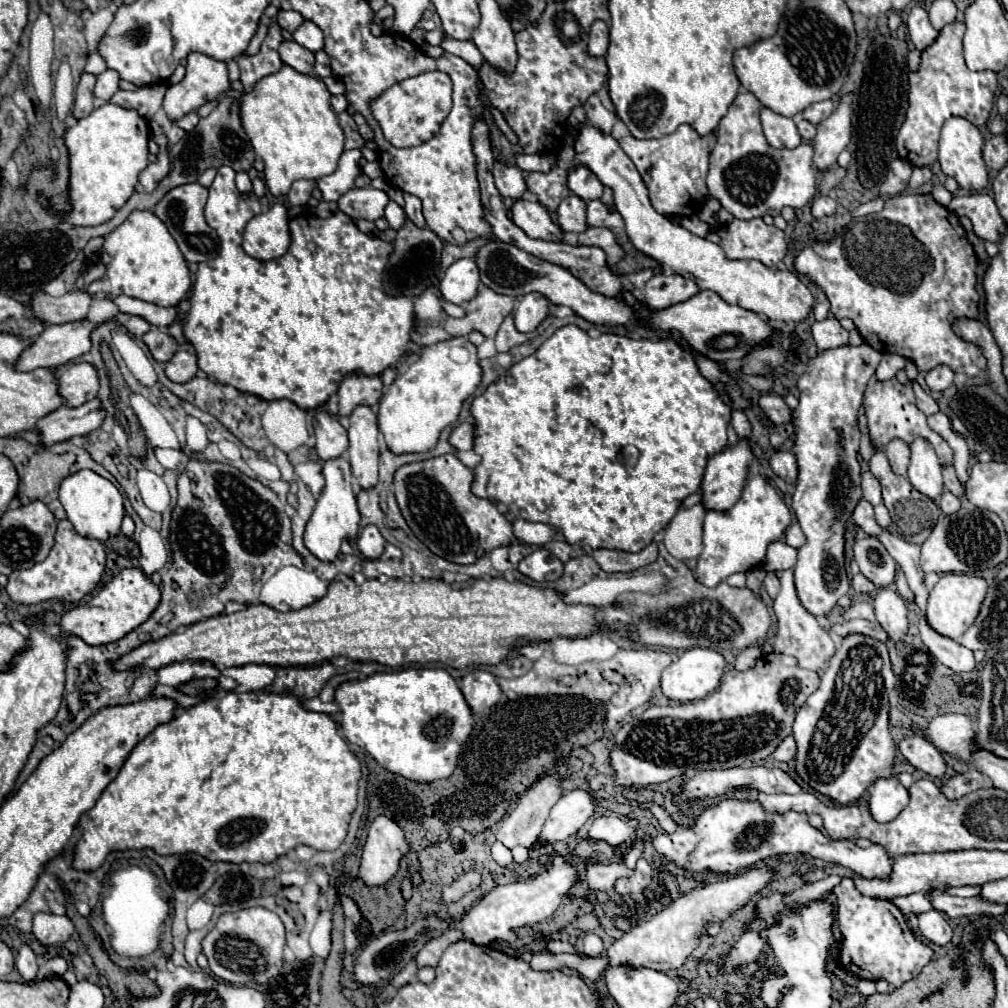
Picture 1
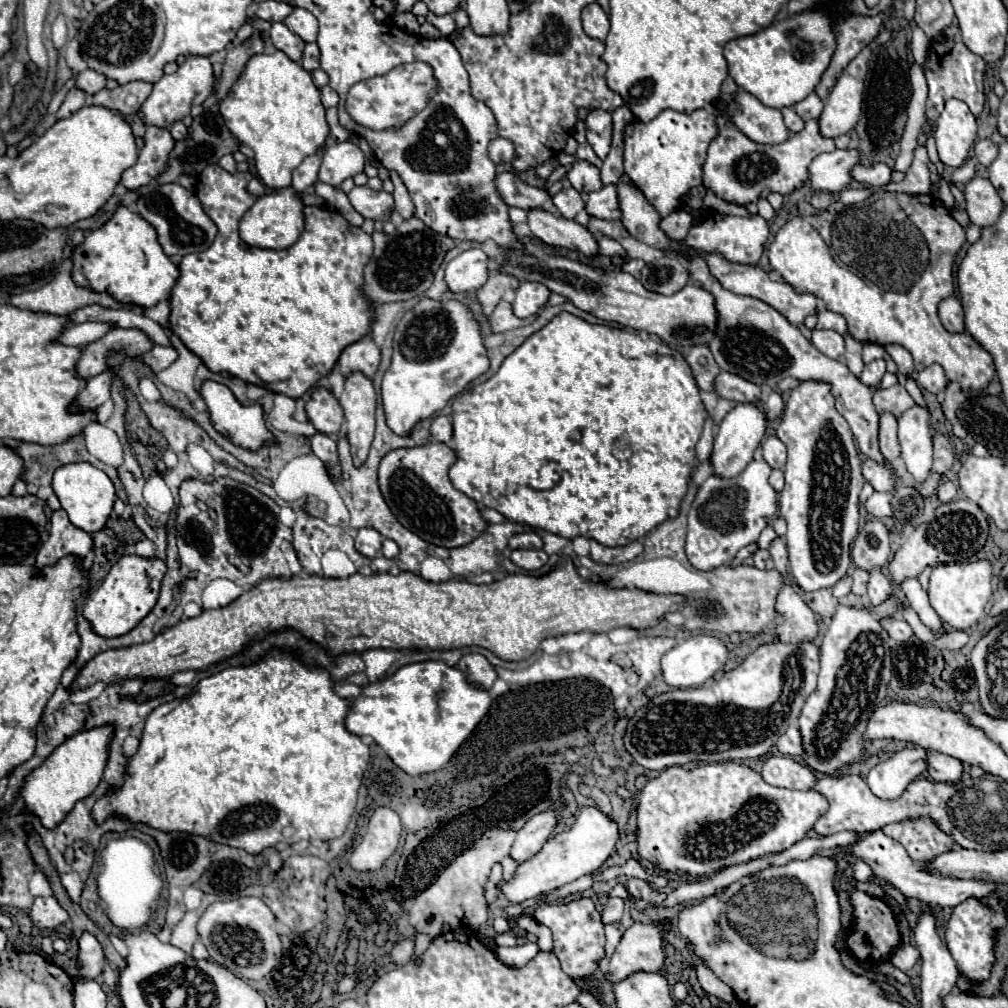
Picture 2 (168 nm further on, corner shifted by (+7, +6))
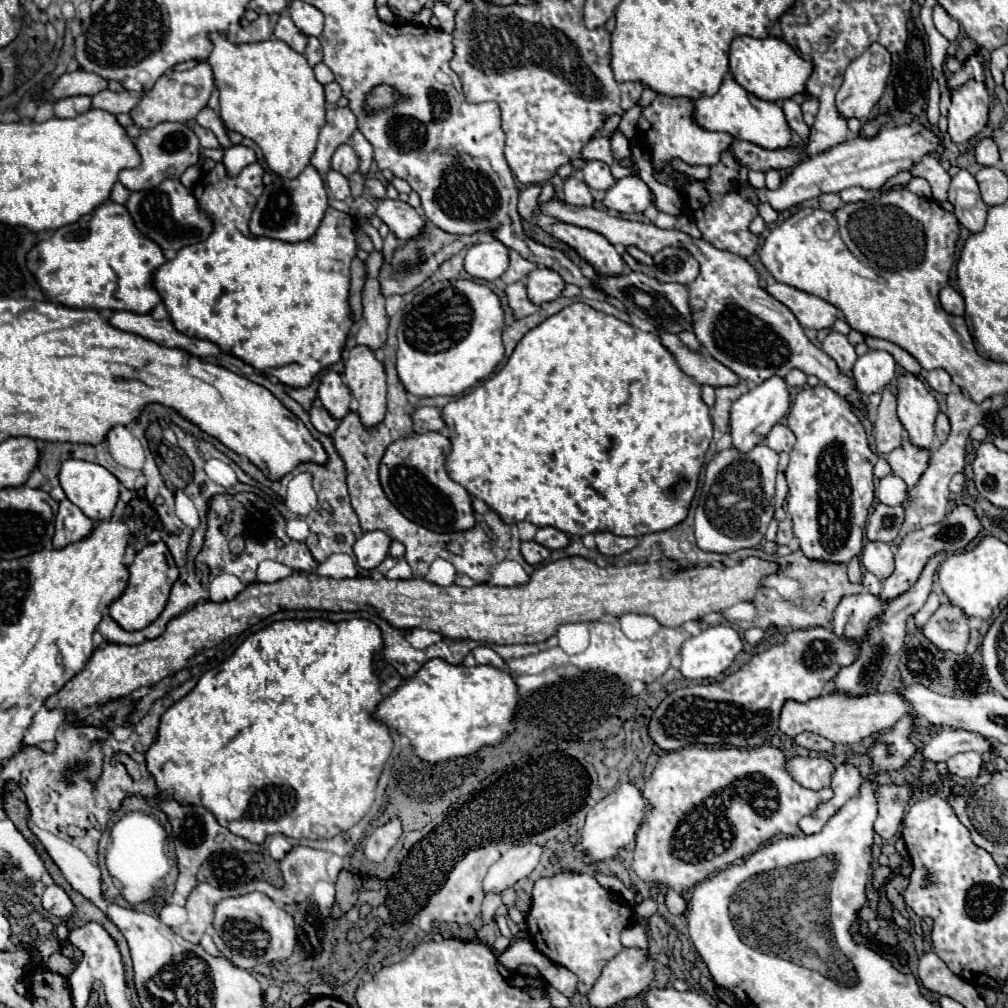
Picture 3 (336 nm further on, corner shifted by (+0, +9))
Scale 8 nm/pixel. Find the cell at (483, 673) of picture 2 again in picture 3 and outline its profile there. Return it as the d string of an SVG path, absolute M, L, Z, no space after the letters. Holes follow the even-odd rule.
M477 646L475 650L469 652L469 656L463 660L465 666L477 666L477 664L489 664L489 666L495 666L499 670L507 670L507 664L505 660L495 652L491 650L489 646Z

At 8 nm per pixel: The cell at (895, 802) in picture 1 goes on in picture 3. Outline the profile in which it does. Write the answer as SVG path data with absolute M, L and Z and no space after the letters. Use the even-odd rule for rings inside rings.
M941 728L939 734L933 736L929 744L925 744L923 756L925 756L925 760L939 764L959 752L971 752L971 750L981 756L991 754L993 744L975 732L957 730L957 728Z

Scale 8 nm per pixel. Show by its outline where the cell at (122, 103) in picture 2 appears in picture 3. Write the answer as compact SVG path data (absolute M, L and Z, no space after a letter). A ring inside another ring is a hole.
M103 90L99 94L95 94L93 98L93 106L95 108L101 108L101 110L107 110L111 114L119 114L119 112L129 112L137 102L139 98L133 98L129 96L129 92L121 92L121 94L115 94L111 90Z

